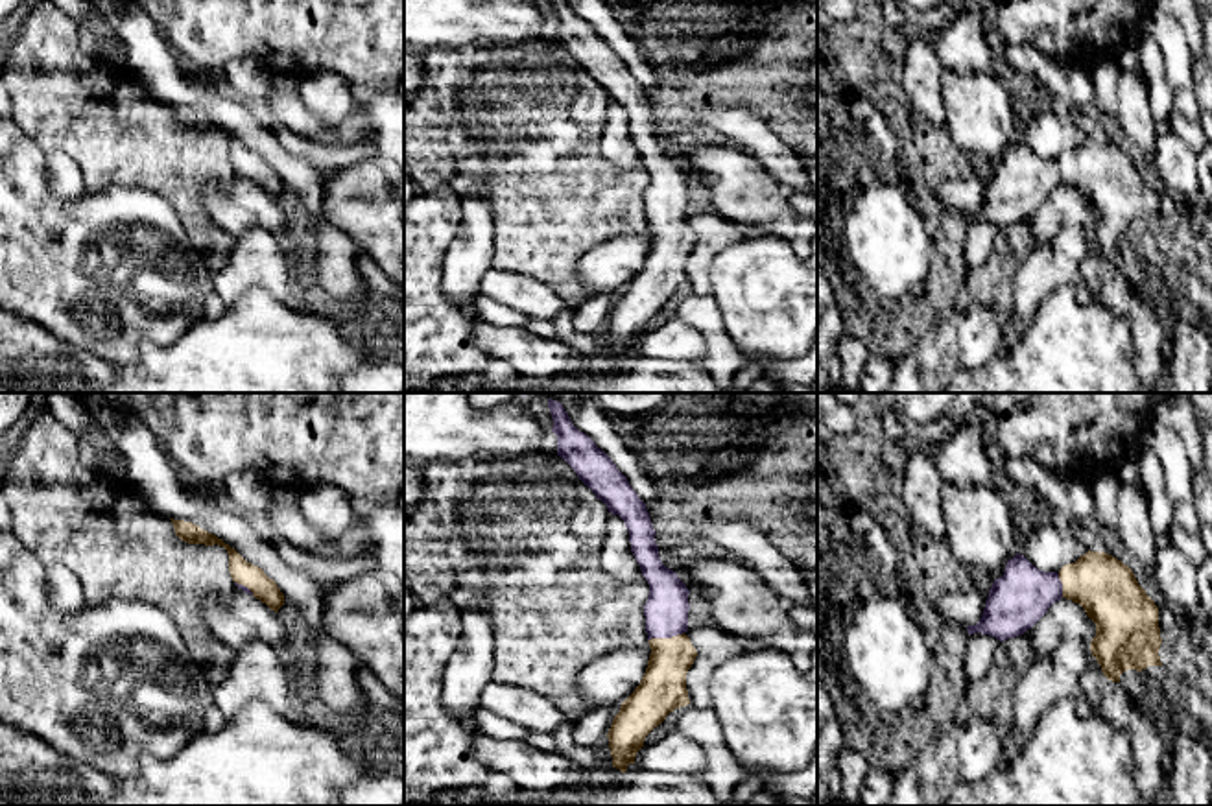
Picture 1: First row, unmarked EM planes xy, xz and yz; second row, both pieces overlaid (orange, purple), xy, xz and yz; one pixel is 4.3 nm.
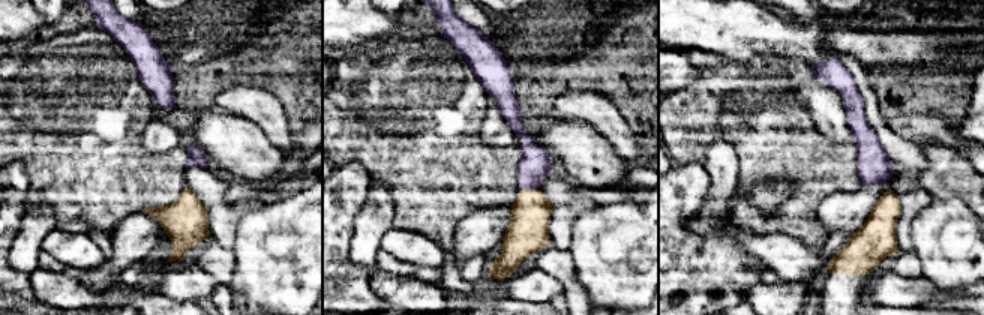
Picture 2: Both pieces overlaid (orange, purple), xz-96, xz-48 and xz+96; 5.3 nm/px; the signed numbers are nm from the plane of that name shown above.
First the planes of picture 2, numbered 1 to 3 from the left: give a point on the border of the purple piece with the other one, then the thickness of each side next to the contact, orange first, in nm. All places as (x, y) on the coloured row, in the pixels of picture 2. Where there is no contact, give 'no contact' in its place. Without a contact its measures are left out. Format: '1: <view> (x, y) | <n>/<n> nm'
1: no contact
2: xz-48 (528, 191) | 220/170 nm
3: no contact

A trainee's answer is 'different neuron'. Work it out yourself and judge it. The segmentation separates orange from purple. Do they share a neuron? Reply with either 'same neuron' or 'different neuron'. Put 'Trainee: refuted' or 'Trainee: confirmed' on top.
Trainee: refuted
same neuron

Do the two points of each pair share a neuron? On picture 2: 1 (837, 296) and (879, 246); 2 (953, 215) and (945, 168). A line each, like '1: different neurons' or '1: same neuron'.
1: same neuron
2: different neurons

